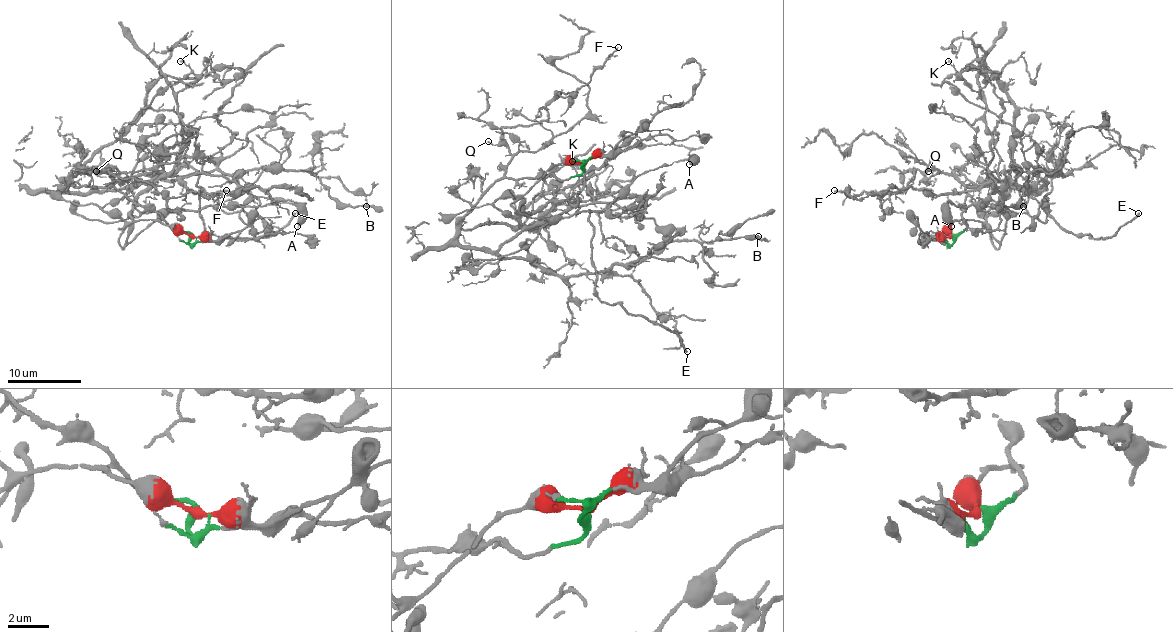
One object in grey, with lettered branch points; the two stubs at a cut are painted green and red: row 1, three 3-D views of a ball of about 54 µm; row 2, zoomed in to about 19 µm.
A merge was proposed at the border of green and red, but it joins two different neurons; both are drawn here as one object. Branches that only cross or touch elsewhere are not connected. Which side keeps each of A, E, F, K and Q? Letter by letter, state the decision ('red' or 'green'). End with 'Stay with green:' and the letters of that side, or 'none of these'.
A: red
E: red
F: green
K: red
Q: green
Stay with green: F, Q

